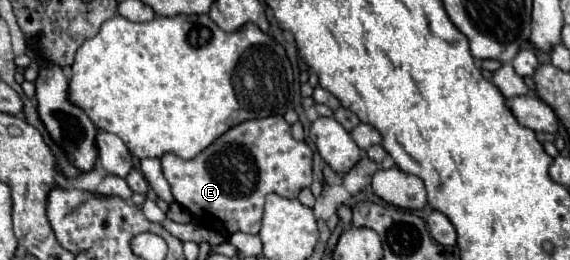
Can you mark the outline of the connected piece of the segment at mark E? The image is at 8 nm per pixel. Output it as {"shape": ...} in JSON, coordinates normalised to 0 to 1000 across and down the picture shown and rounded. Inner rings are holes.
{"shape":[[[472,446],[472,454],[454,454],[454,462],[423,469],[423,477],[409,485],[405,500],[398,500],[384,538],[377,538],[367,569],[360,569],[360,577],[356,577],[346,608],[339,608],[339,615],[318,615],[318,608],[311,608],[307,592],[289,592],[289,600],[282,608],[286,669],[289,669],[289,685],[293,685],[296,715],[300,715],[300,738],[304,738],[307,777],[314,777],[321,800],[328,800],[328,808],[332,808],[346,846],[353,846],[356,862],[363,862],[363,869],[370,869],[370,877],[381,877],[381,885],[388,885],[388,892],[398,892],[402,908],[412,900],[412,892],[433,892],[433,900],[451,900],[451,892],[454,892],[454,877],[458,877],[458,838],[461,838],[461,769],[465,769],[468,746],[486,738],[486,746],[496,754],[496,762],[518,769],[532,723],[546,715],[546,677],[549,677],[549,662],[546,662],[546,623],[549,623],[549,585],[546,585],[546,569],[539,562],[539,546],[525,546],[525,538],[518,538],[518,531],[511,523],[511,485],[496,462],[496,446]],[[388,577],[423,577],[426,600],[416,600],[419,585],[412,585],[409,600],[398,608],[398,600],[388,600],[388,592],[384,592]]]}

